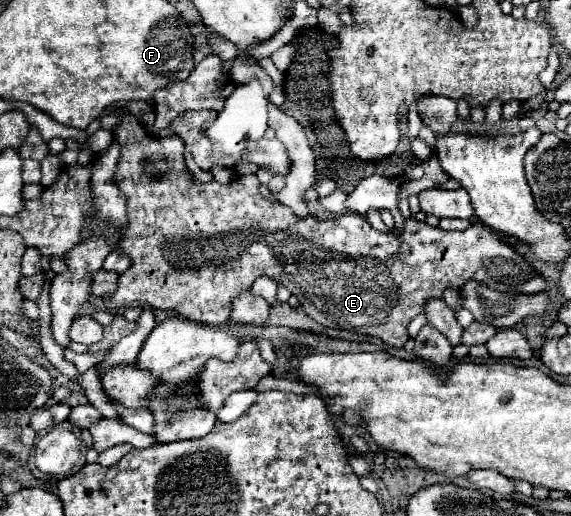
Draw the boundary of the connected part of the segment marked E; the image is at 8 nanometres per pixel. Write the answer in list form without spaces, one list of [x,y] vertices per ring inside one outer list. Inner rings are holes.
[[[128,110],[112,134],[122,150],[116,182],[128,196],[130,218],[118,248],[130,252],[132,266],[118,276],[116,292],[104,298],[104,306],[110,310],[148,304],[150,308],[176,312],[186,320],[222,326],[228,322],[232,298],[250,290],[256,278],[268,276],[280,286],[286,286],[300,300],[302,310],[318,324],[372,334],[388,346],[402,348],[410,338],[406,330],[410,320],[424,310],[424,304],[430,298],[442,298],[446,288],[460,290],[468,280],[484,282],[498,292],[516,294],[538,294],[546,288],[546,280],[532,264],[518,256],[512,246],[498,240],[498,236],[480,222],[474,222],[464,232],[446,232],[410,216],[404,220],[402,232],[396,234],[396,230],[374,230],[362,214],[354,212],[342,214],[340,218],[300,218],[288,206],[264,198],[258,190],[260,182],[256,174],[238,176],[230,186],[220,182],[196,184],[188,170],[174,170],[178,166],[176,156],[184,156],[184,142],[178,136],[150,136]]]

